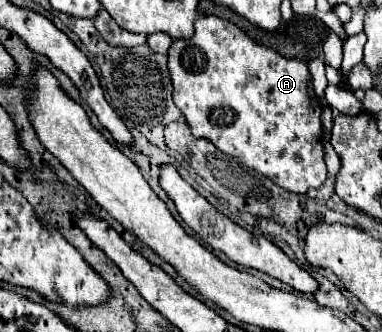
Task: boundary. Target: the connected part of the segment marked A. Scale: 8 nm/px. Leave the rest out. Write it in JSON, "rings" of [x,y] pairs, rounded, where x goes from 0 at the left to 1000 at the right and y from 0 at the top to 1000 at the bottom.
{"rings":[[[516,48],[505,114],[453,120],[442,145],[442,217],[453,235],[453,301],[510,410],[552,422],[579,458],[615,470],[631,494],[757,578],[798,584],[809,566],[835,566],[851,548],[840,313],[819,277],[814,217],[798,187],[741,175],[730,157],[662,127],[631,84],[594,60]]]}

